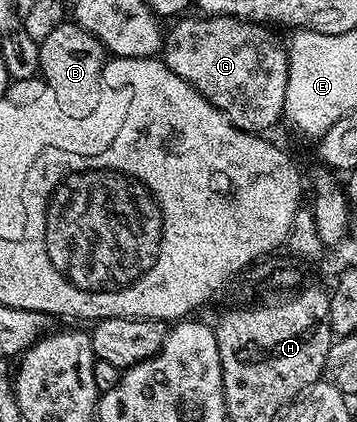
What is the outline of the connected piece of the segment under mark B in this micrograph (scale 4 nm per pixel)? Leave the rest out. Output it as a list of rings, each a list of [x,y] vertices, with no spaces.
[[[64,23],[56,27],[56,31],[50,32],[48,39],[41,41],[39,47],[41,80],[52,87],[56,103],[60,103],[60,107],[67,111],[92,111],[98,106],[107,60],[108,54],[100,39],[76,23]]]

